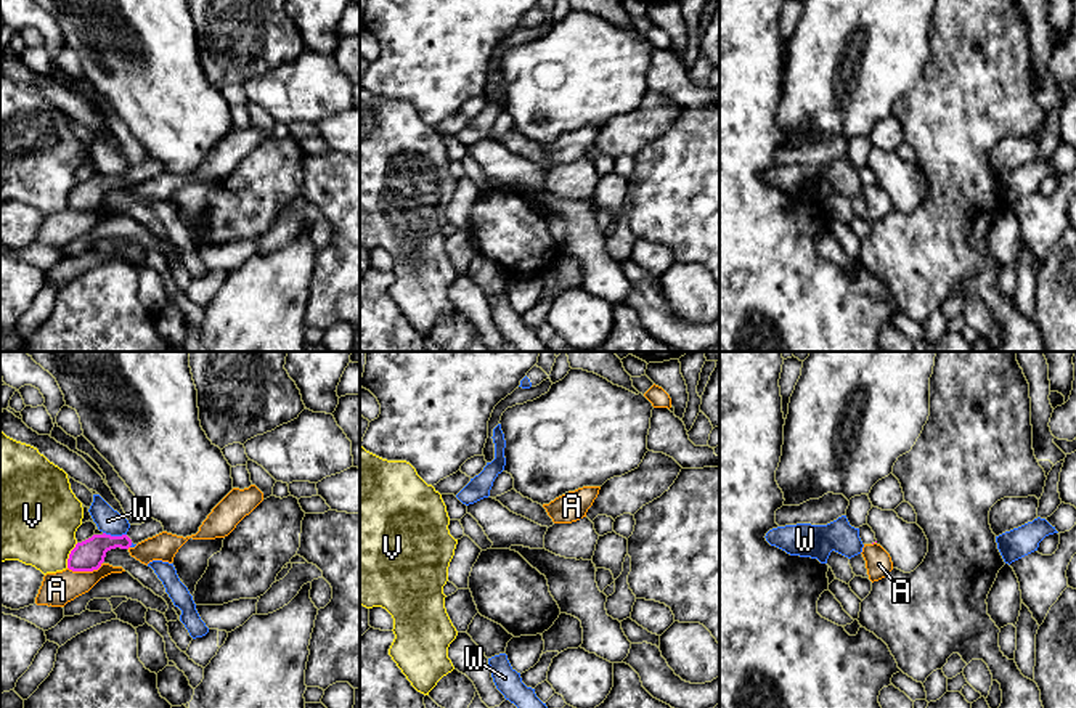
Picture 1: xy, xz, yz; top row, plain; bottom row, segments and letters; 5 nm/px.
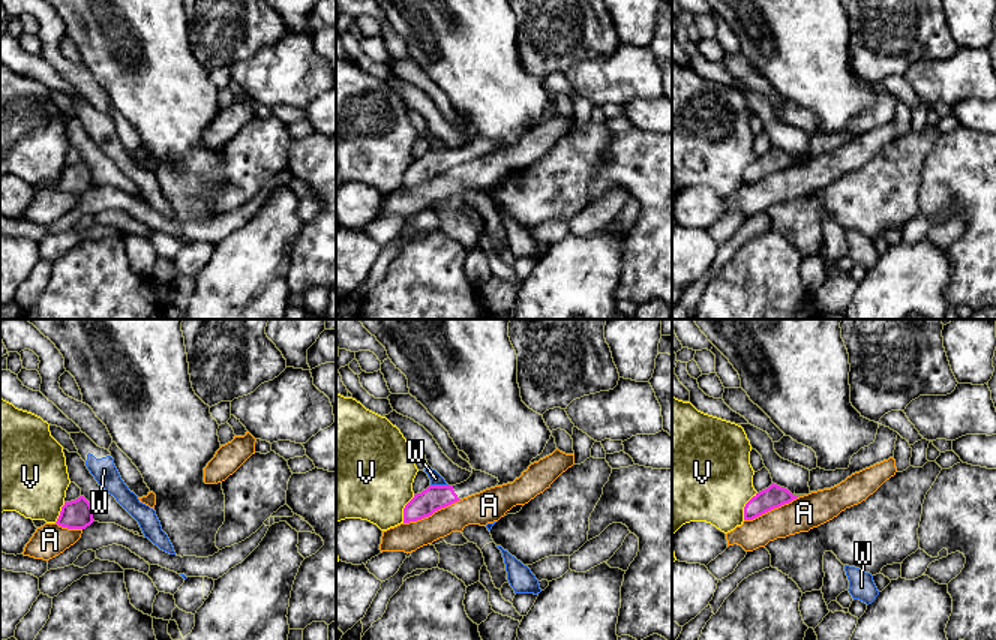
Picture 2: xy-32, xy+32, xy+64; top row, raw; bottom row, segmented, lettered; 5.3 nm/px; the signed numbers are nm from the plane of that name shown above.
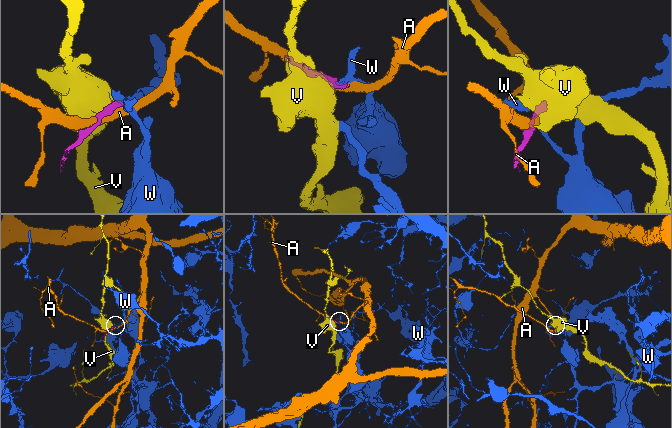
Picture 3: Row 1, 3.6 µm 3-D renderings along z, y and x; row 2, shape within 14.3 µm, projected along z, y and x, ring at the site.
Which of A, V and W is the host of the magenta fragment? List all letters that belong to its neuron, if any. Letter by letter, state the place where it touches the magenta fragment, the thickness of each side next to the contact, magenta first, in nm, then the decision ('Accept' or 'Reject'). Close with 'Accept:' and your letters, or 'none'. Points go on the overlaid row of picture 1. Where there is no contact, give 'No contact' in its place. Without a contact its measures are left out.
A: Touches magenta at xy (85, 570). Thickness 160 nm (magenta) against 170 nm. Reject
V: Touches magenta at xy (69, 556). Thickness 160 nm (magenta) against 440 nm. Reject
W: Touches magenta at xy (114, 537). Thickness 160 nm (magenta) against 130 nm. Reject
Accept: none

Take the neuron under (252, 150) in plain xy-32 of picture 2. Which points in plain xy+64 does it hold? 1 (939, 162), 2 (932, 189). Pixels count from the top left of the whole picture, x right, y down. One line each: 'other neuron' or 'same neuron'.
1: other neuron
2: other neuron

